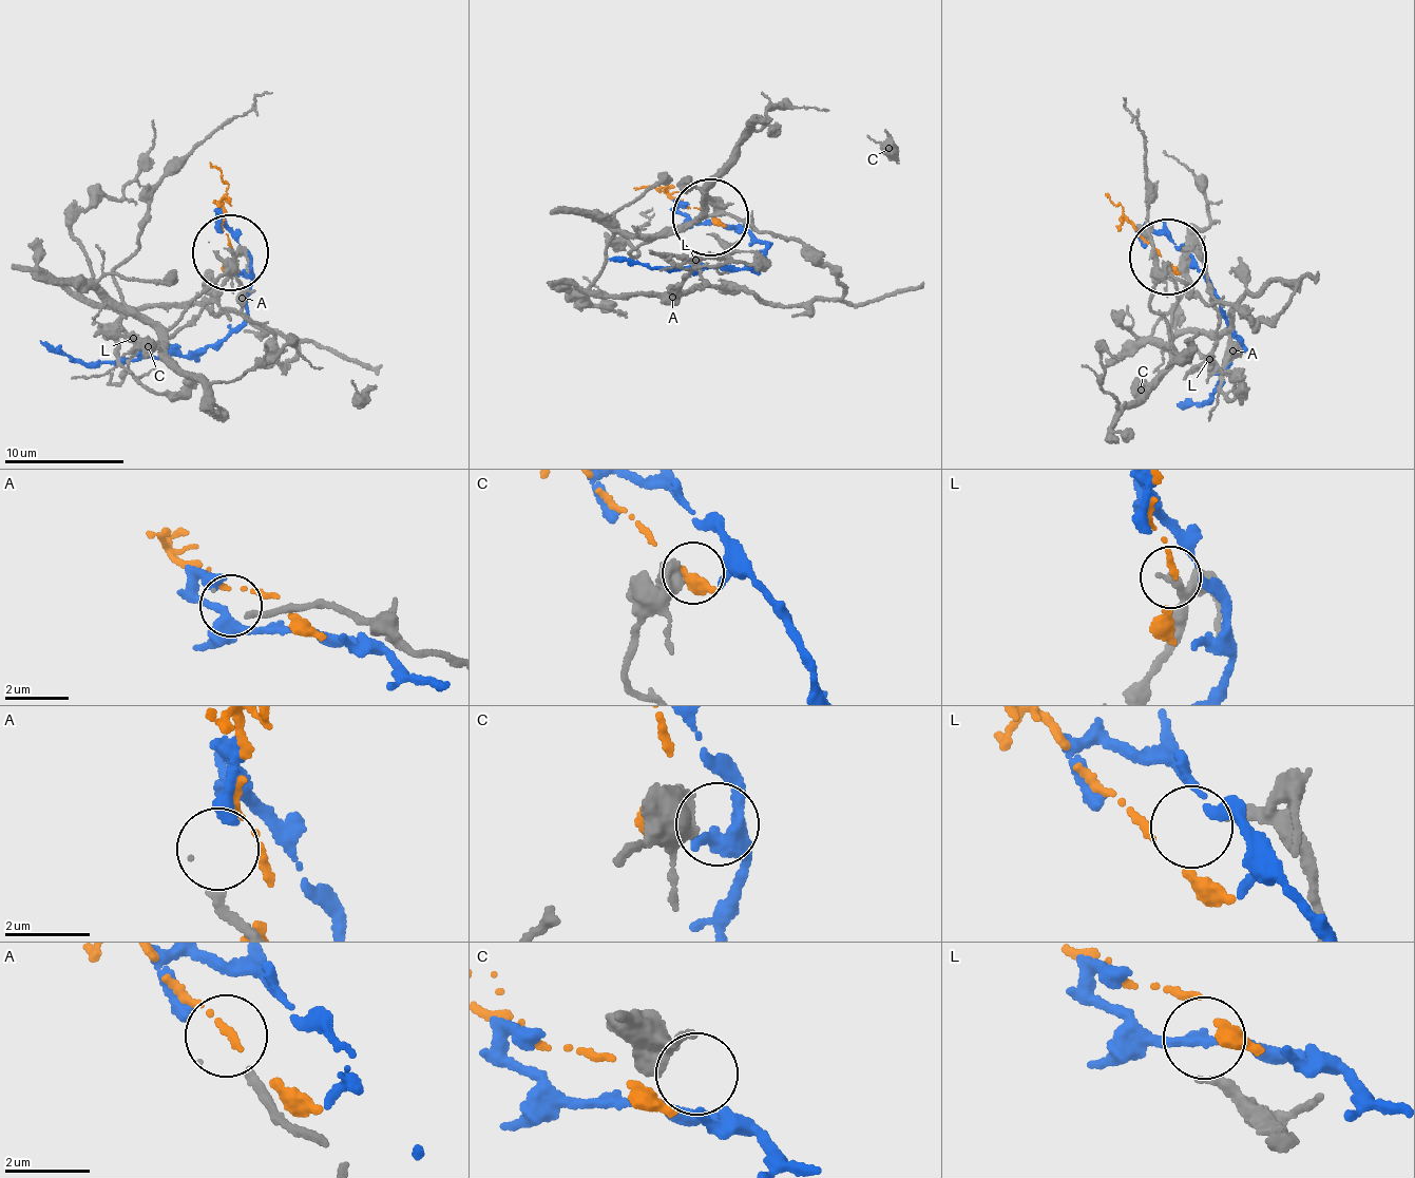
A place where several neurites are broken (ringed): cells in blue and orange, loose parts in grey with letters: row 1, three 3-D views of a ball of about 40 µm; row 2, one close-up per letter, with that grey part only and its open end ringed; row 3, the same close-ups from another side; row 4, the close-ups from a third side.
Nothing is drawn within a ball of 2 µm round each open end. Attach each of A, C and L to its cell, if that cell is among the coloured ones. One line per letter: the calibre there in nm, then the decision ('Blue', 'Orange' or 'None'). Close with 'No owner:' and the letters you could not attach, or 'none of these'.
A: Thickness 220 nm. None
C: Thickness 500 nm. None
L: Thickness 240 nm. None
No owner: A, C, L

